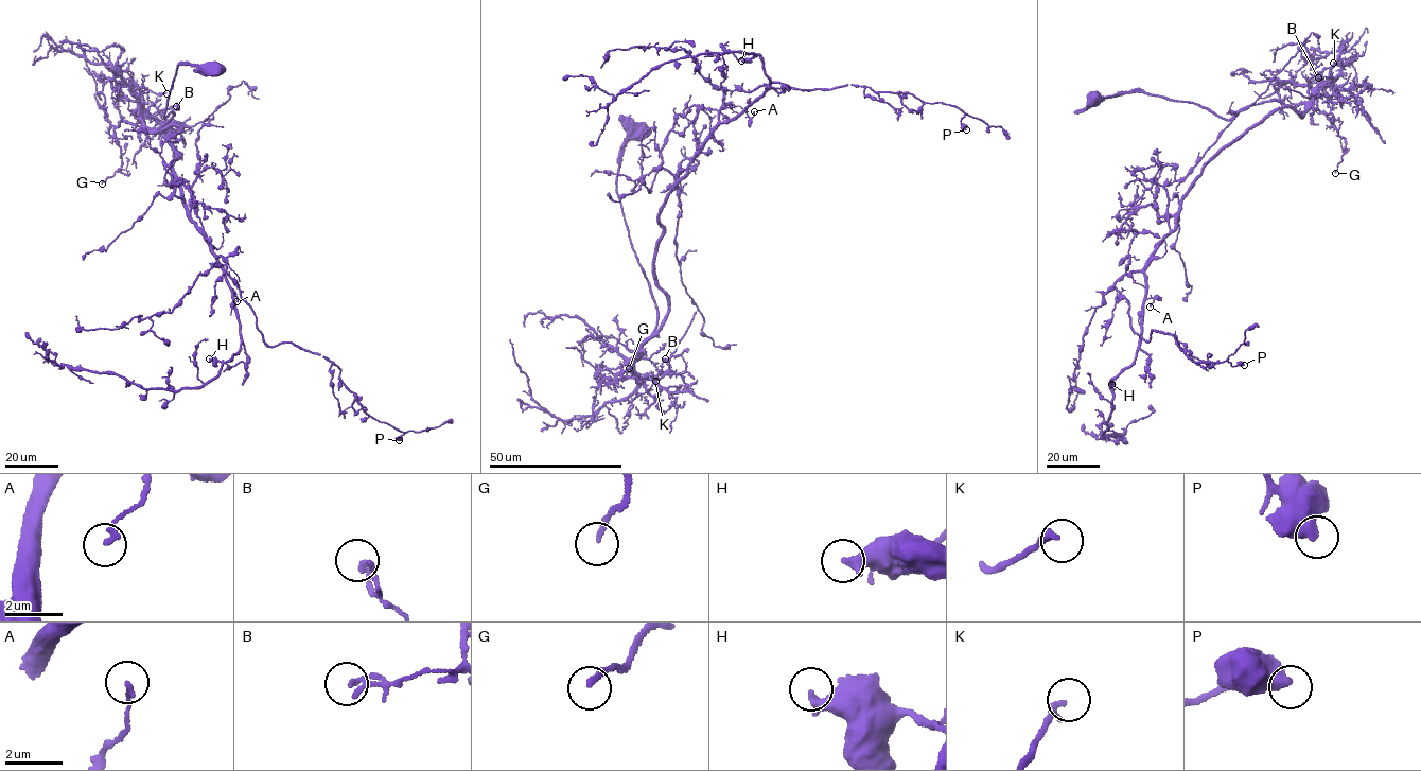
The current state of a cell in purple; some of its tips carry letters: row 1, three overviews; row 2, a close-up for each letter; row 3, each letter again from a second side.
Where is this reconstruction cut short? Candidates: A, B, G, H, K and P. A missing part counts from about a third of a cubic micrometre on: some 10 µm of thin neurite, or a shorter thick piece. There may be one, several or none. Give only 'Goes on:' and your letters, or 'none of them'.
Goes on: none of them

